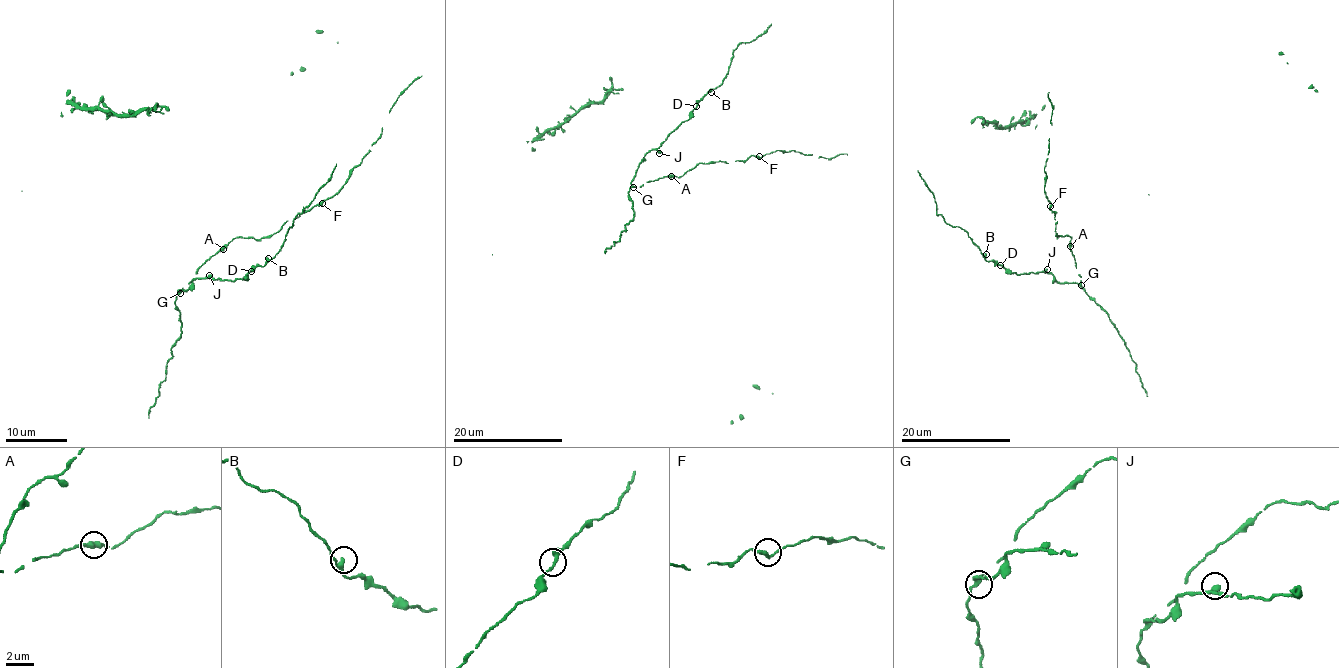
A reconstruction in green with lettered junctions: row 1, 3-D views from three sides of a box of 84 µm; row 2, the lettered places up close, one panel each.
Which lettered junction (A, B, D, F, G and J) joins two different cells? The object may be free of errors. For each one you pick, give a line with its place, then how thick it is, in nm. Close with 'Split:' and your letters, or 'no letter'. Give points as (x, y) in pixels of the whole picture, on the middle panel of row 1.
Split: no letter

